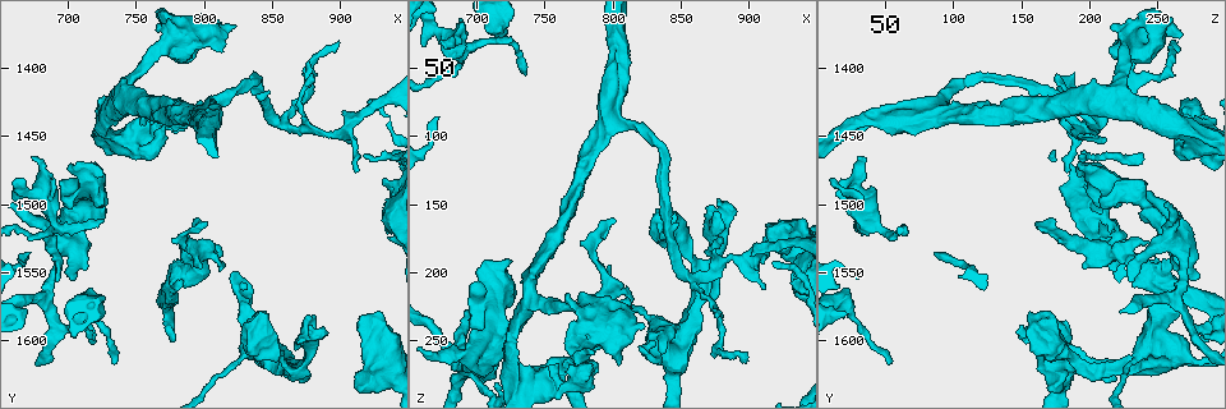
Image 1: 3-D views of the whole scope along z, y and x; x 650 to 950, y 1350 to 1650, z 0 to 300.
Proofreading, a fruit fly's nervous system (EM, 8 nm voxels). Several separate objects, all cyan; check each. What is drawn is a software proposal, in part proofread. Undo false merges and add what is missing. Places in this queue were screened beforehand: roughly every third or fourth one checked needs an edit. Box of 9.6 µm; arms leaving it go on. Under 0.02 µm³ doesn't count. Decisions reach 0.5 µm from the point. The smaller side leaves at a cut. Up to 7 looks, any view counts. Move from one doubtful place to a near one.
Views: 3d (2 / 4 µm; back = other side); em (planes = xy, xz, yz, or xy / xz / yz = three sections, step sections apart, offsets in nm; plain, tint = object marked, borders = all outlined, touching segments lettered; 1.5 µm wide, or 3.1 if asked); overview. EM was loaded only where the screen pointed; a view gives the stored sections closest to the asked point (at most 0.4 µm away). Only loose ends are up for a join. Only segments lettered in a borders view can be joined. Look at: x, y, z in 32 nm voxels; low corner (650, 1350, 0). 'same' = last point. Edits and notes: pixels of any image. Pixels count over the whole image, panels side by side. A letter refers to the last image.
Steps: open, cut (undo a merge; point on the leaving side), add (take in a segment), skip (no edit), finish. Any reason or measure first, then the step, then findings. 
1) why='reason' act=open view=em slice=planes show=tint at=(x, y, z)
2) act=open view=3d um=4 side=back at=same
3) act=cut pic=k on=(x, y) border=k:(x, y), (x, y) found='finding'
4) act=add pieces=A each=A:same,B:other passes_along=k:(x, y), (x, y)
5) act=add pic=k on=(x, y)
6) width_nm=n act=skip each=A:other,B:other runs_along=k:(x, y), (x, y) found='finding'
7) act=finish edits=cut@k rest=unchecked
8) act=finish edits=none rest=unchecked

why='thin end' act=open view=em slice=xy step=8 show=borders at=(732, 1616, 54)

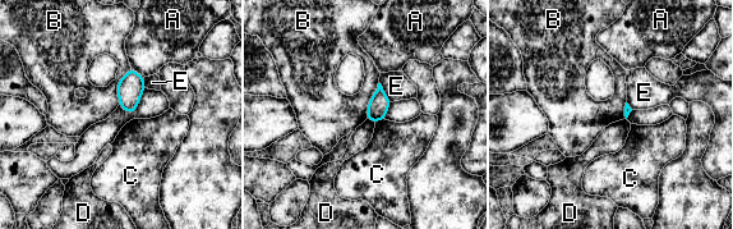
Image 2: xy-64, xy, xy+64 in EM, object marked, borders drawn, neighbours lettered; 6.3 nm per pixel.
act=open view=em slice=planes show=borders at=same

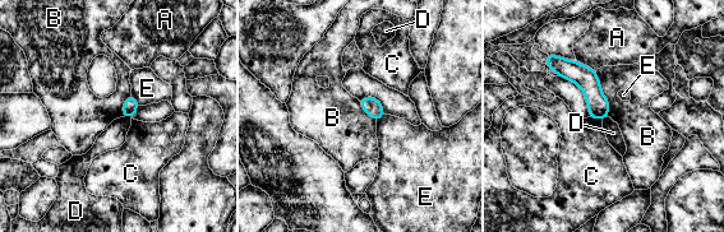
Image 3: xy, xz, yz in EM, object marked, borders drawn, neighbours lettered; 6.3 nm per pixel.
width_nm=90 act=skip each=A:other,B:other,C:other,D:other,E:other found='no lettered segment goes on from it'

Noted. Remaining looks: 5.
why='sudden change in width' act=open view=3d um=2 at=(842, 1586, 162)

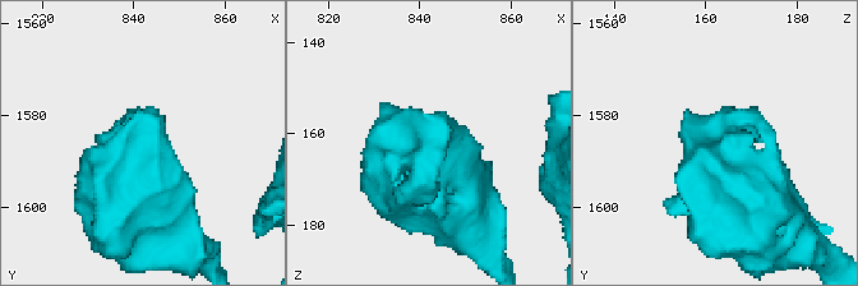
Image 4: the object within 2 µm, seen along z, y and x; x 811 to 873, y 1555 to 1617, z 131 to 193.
why='shape alone is not enough' act=open view=em slice=planes show=plain at=(841, 1586, 163)

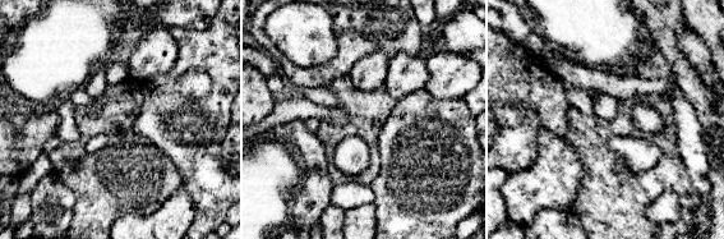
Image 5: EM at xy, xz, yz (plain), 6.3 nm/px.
act=open view=em slice=planes show=borders at=same

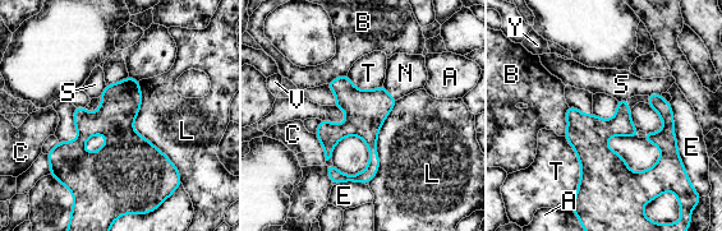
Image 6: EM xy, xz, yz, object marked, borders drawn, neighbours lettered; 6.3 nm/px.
width_nm=110 act=skip each=A:other,B:other,C:other,E:other,L:other,N:other,S:other,T:other,V:other,Y:other found='one neuron here'

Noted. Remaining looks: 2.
act=finish edits=none rest=unchecked

